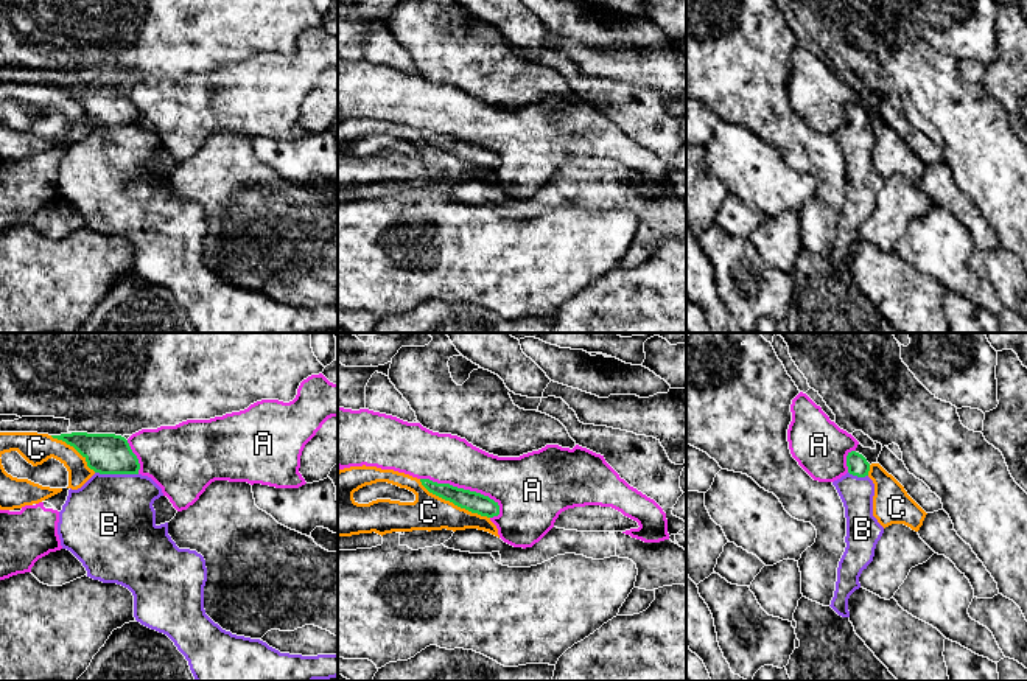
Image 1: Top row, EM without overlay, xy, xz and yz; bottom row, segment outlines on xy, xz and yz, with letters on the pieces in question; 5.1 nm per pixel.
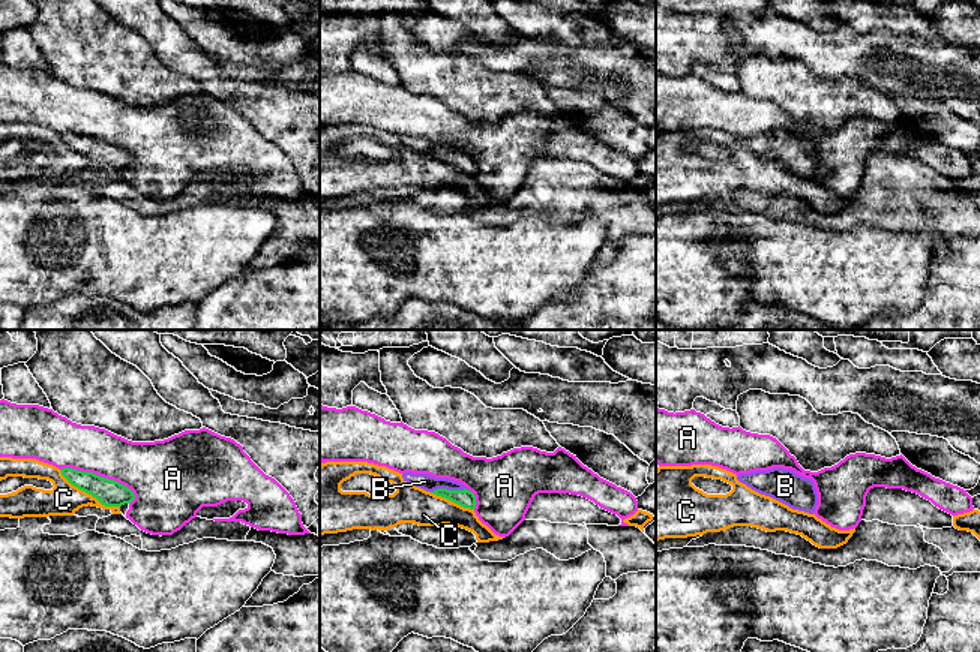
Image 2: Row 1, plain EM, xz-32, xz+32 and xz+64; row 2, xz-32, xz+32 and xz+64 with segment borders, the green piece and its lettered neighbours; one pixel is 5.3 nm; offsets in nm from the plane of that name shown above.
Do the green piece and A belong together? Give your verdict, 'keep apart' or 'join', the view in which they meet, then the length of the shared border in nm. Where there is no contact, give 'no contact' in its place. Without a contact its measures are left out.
keep apart; contact in xz; length 460 nm

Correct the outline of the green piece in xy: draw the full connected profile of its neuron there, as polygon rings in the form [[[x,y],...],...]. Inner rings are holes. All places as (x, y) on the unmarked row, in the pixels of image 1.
[[[72,84],[51,87],[73,98],[95,126],[68,148],[59,163],[58,187],[86,219],[87,229],[117,235],[134,247],[134,269],[166,286],[188,313],[196,333],[314,333],[338,328],[338,306],[302,308],[280,305],[260,291],[232,286],[204,261],[205,211],[179,201],[168,187],[168,174],[156,176],[154,152],[162,140],[138,124],[140,115],[128,92],[115,86]]]

